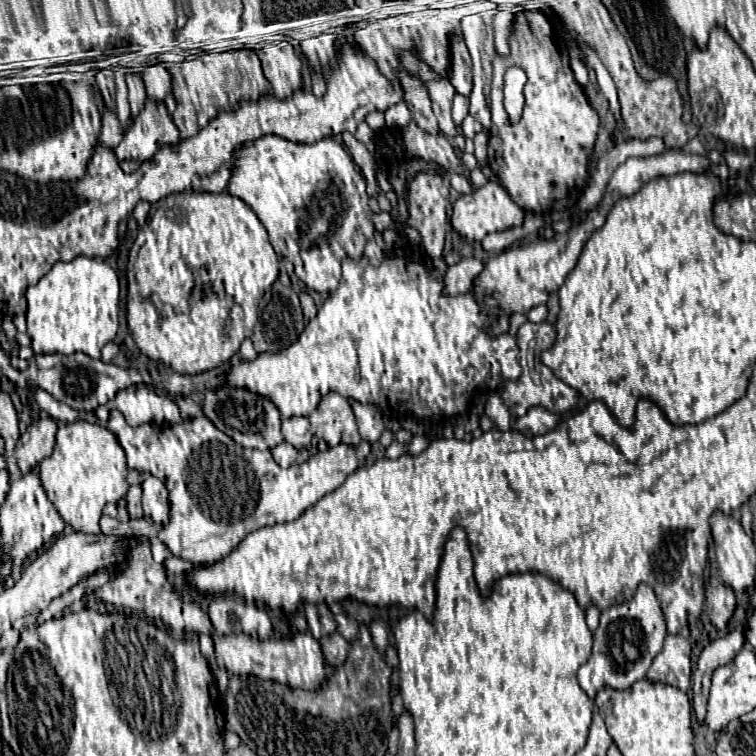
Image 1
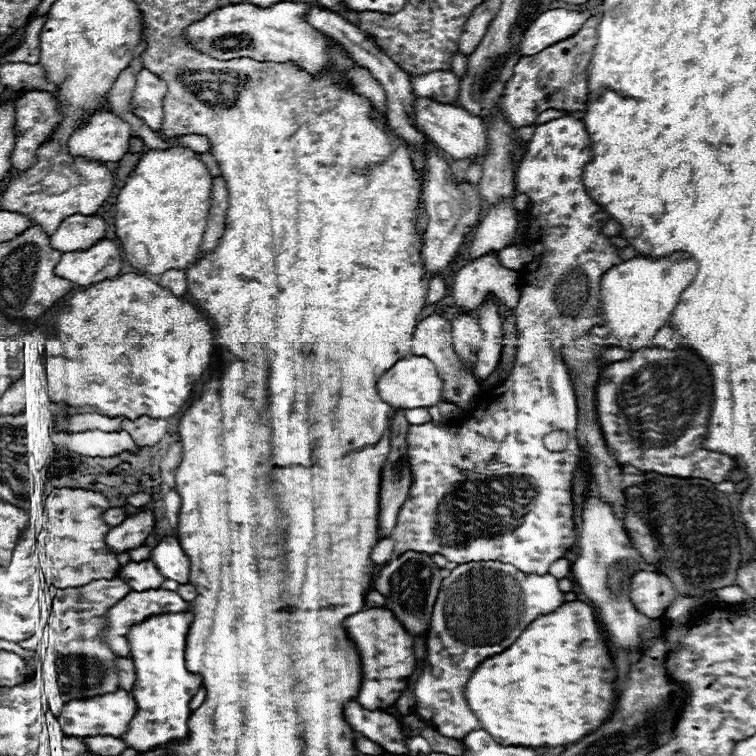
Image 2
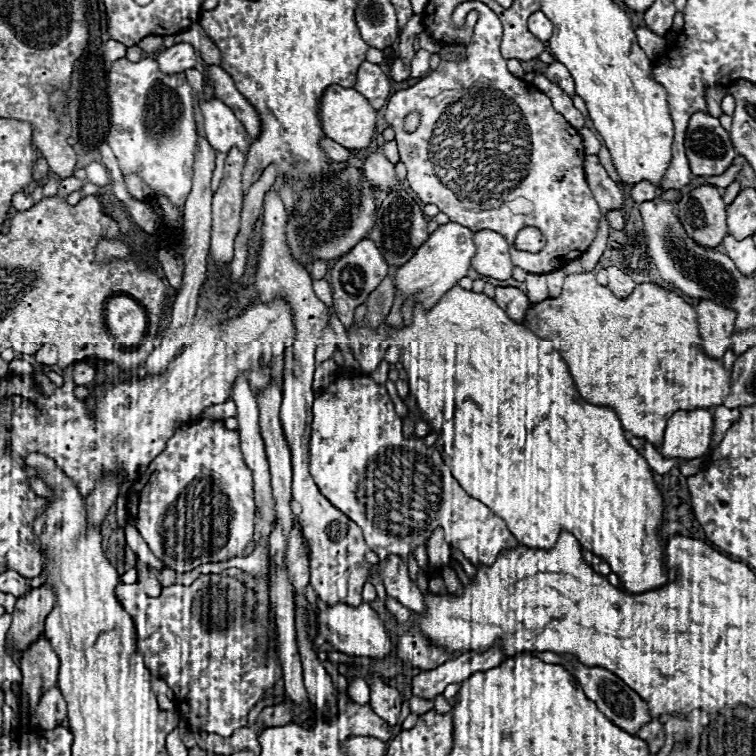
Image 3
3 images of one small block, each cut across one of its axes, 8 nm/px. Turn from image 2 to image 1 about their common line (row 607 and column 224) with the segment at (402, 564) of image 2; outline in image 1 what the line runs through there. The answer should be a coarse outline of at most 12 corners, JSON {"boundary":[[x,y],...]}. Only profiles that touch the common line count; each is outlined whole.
{"boundary":[[246,388],[206,390],[204,416],[244,448],[280,444],[280,412]]}

